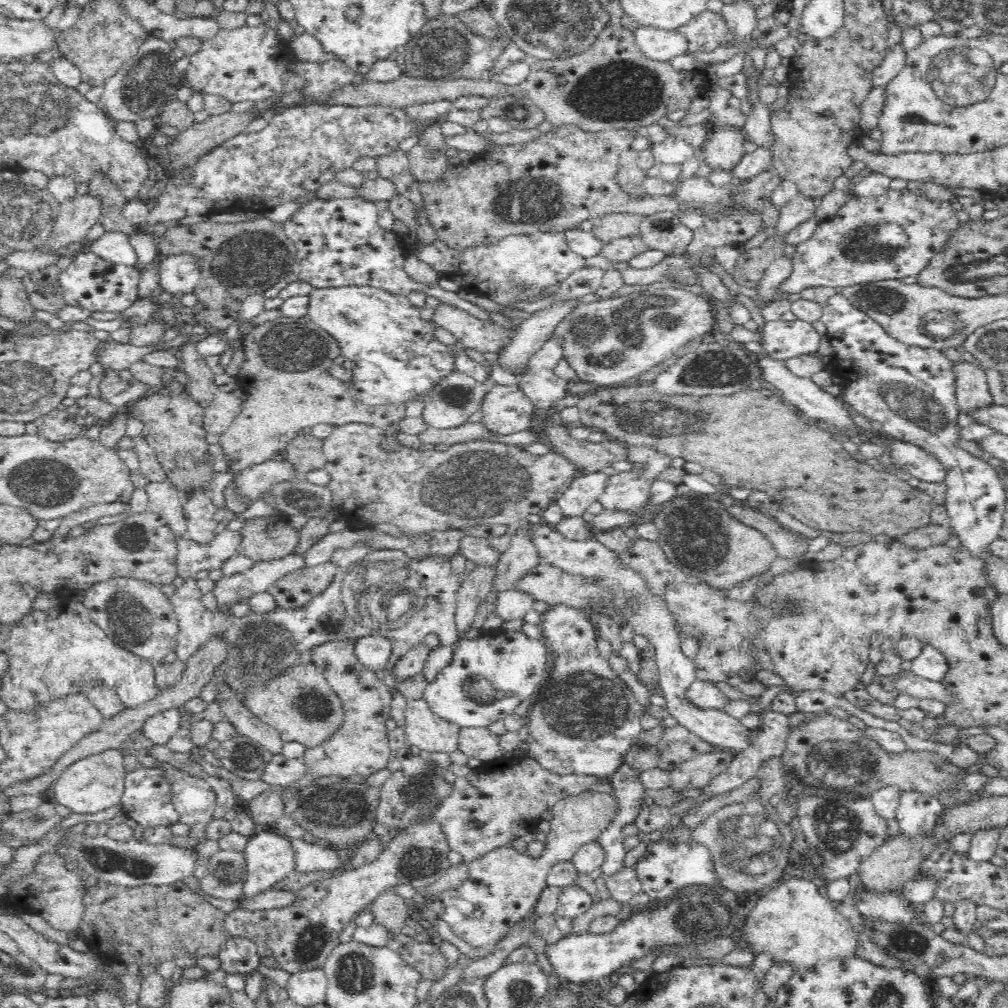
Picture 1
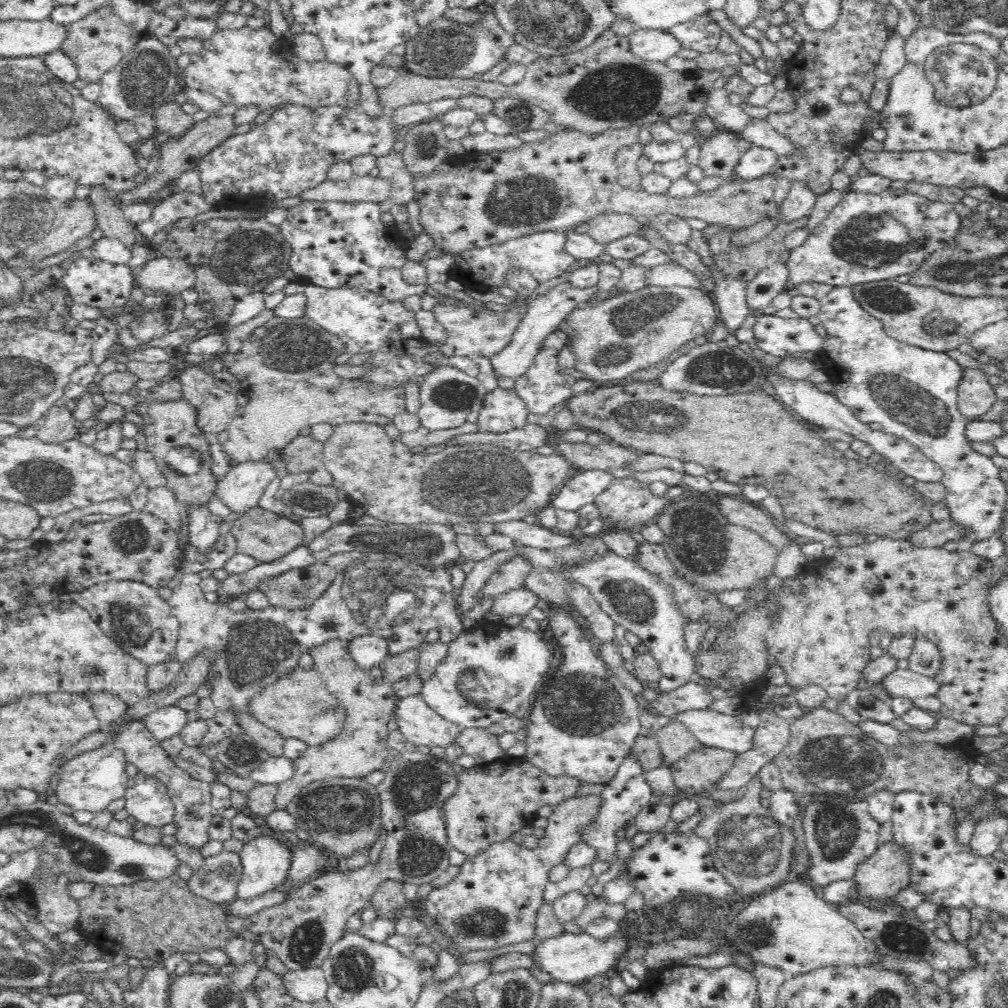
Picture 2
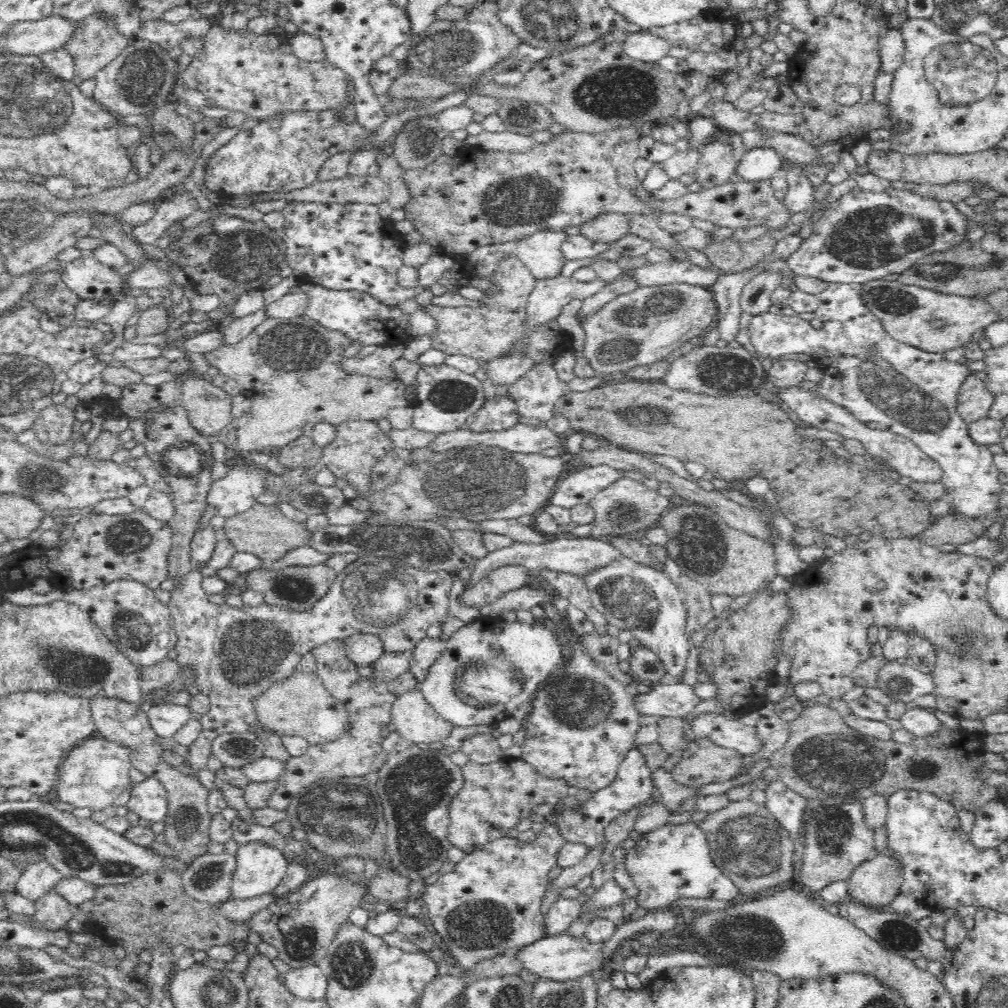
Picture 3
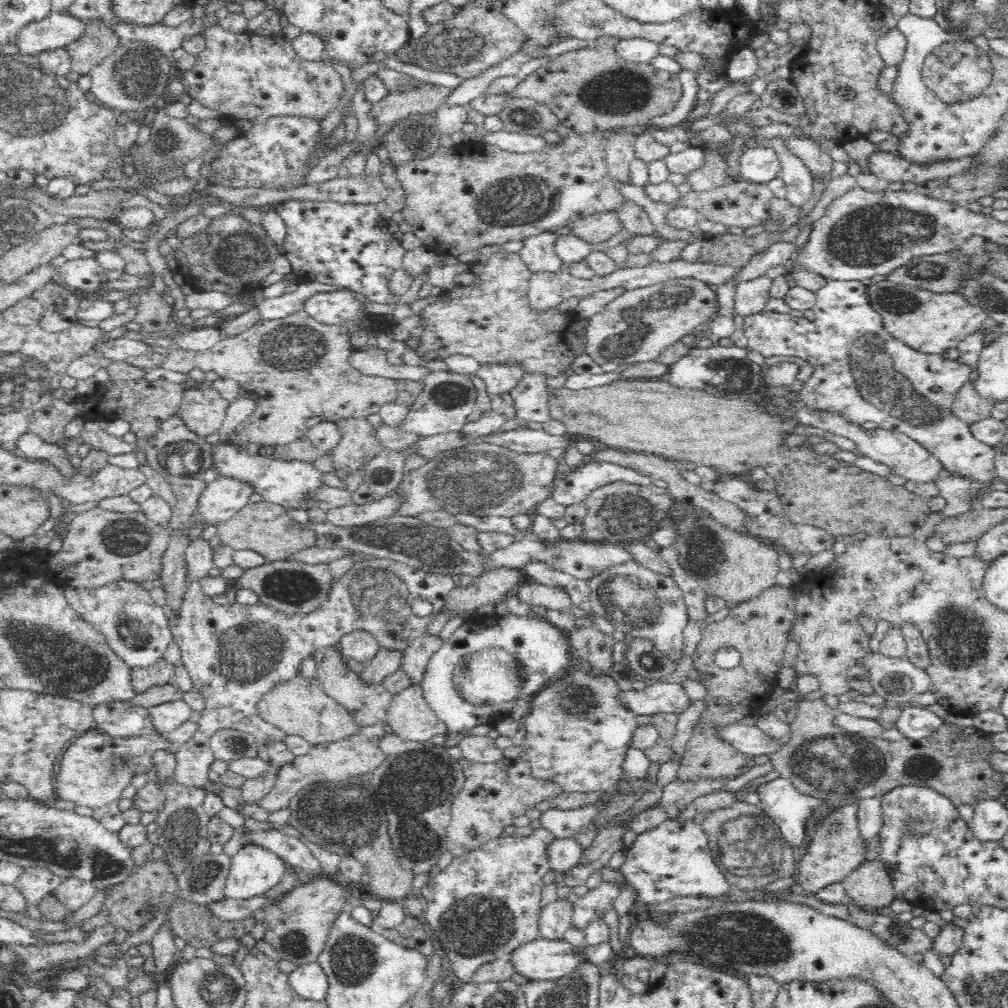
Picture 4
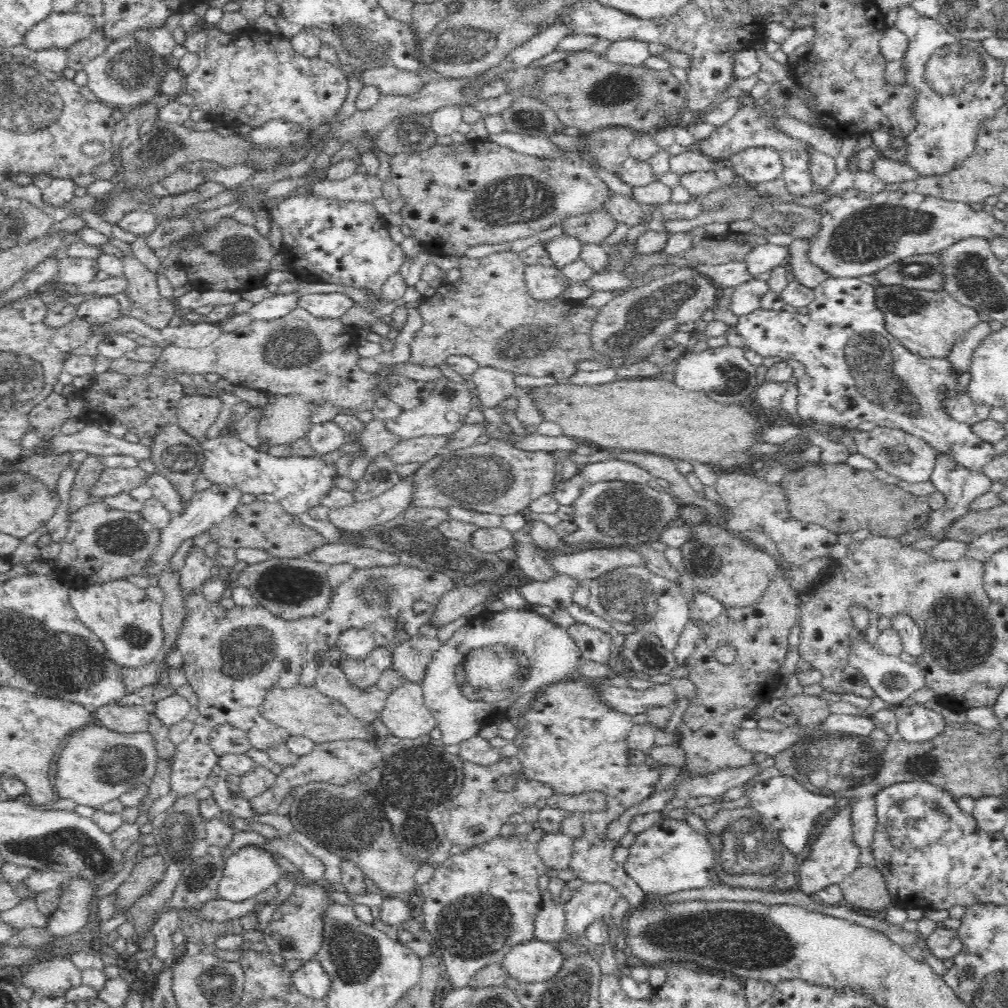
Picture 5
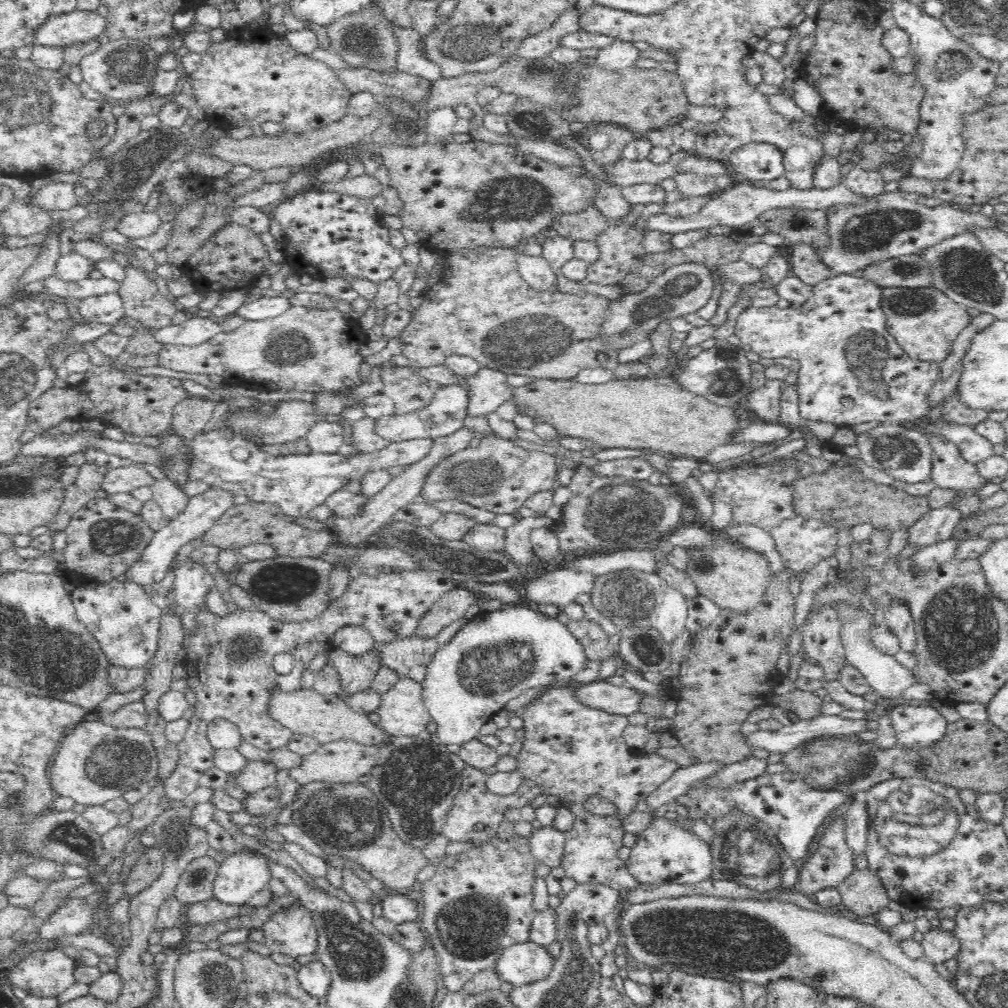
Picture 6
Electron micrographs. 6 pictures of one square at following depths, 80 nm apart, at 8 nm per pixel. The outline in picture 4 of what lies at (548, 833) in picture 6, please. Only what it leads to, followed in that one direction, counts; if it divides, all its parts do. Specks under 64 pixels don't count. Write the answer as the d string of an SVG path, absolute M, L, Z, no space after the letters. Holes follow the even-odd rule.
M554 837L546 847L546 856L549 868L566 874L578 866L582 856L582 847L575 838Z

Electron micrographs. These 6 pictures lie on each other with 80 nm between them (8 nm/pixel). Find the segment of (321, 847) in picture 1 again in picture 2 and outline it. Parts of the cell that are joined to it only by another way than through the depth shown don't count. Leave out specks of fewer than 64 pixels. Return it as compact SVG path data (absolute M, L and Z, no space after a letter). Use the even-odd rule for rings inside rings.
M284 832L282 838L287 838L286 843L292 853L286 878L290 886L294 889L302 887L314 874L325 871L328 858L322 849L318 849L310 841L302 842L296 832Z

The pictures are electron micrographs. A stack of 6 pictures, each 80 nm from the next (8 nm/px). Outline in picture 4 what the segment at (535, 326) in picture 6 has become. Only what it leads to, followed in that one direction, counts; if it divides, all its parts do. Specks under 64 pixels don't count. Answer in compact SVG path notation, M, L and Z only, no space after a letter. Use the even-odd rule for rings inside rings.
M507 250L496 251L485 261L475 260L467 262L466 272L470 272L470 276L473 276L473 284L455 284L457 288L450 288L450 292L445 292L446 296L442 296L442 300L434 300L434 303L428 305L420 312L419 315L426 320L423 334L420 335L420 342L422 342L422 344L416 346L416 354L420 356L420 360L430 362L428 354L434 354L432 360L443 361L453 354L463 354L464 356L472 356L472 358L475 358L478 362L481 362L481 364L503 364L504 366L522 368L521 371L524 372L524 374L538 374L554 378L554 376L570 376L573 373L572 362L578 360L578 356L586 356L586 328L588 324L590 324L590 317L580 316L576 310L573 312L562 312L562 308L558 308L558 305L542 310L532 308L530 300L528 300L527 297L532 272L521 259L519 253L508 252Z

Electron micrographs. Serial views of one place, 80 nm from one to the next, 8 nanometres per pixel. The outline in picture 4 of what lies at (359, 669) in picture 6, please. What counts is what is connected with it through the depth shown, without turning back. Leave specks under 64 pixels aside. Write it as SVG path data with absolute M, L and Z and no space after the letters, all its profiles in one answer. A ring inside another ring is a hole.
M379 647L378 652L370 660L363 663L363 668L357 677L364 684L381 684L383 678L399 669L400 657L401 651Z

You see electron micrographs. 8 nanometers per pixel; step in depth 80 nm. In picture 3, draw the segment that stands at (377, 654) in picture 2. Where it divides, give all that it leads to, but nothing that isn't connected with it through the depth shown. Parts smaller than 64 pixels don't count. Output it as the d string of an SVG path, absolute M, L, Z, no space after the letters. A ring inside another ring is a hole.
M356 633L343 641L346 656L357 668L370 666L384 652L382 641L370 633Z

